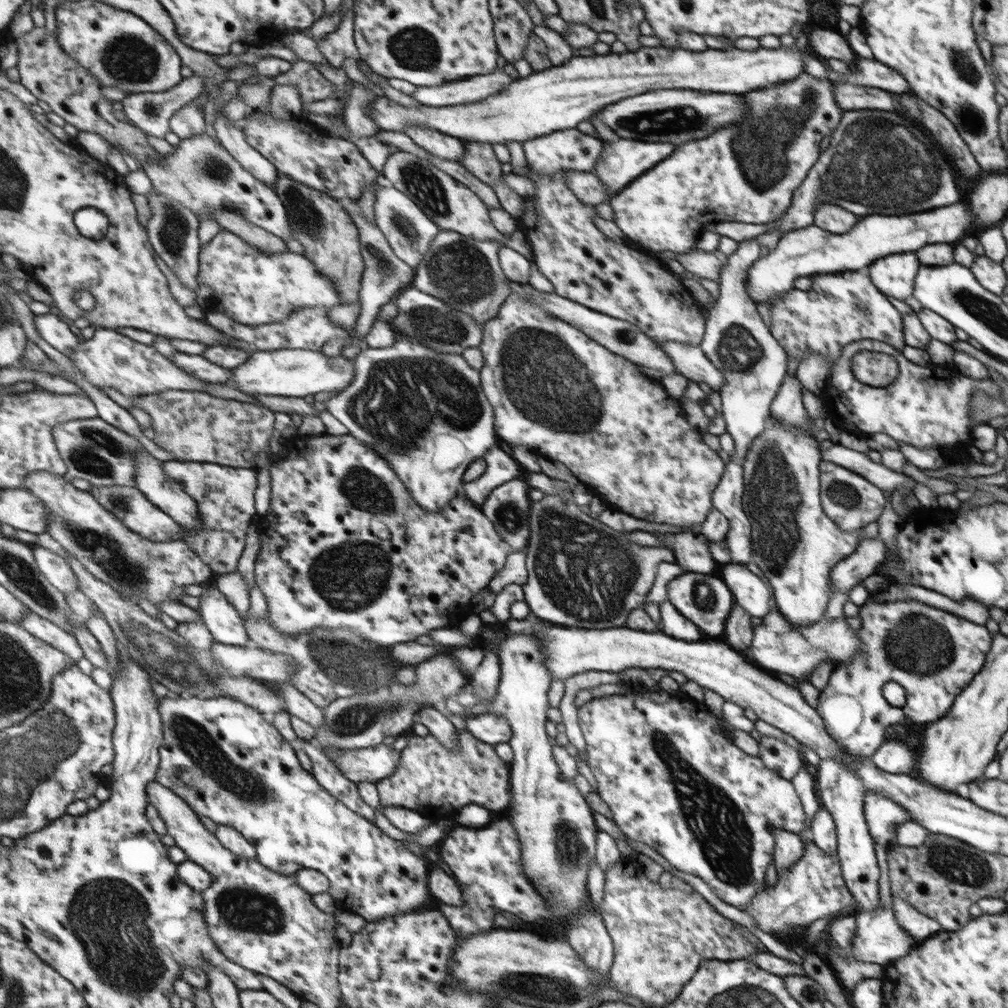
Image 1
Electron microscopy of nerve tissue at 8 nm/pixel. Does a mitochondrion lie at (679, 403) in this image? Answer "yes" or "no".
no

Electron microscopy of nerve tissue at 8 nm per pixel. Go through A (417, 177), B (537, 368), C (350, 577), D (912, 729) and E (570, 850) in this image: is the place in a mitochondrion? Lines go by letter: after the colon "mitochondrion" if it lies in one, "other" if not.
A: mitochondrion
B: mitochondrion
C: mitochondrion
D: other
E: mitochondrion

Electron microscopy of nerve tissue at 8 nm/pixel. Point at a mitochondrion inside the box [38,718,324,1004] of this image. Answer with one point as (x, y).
(111, 920)

